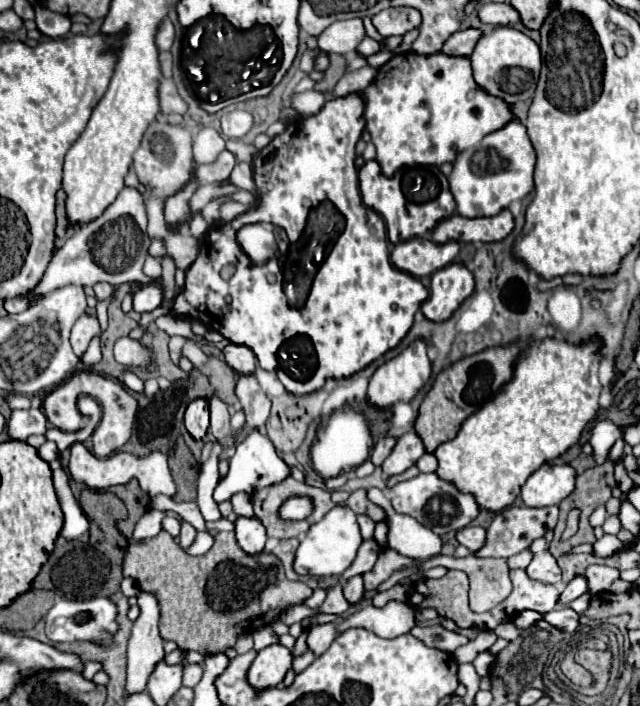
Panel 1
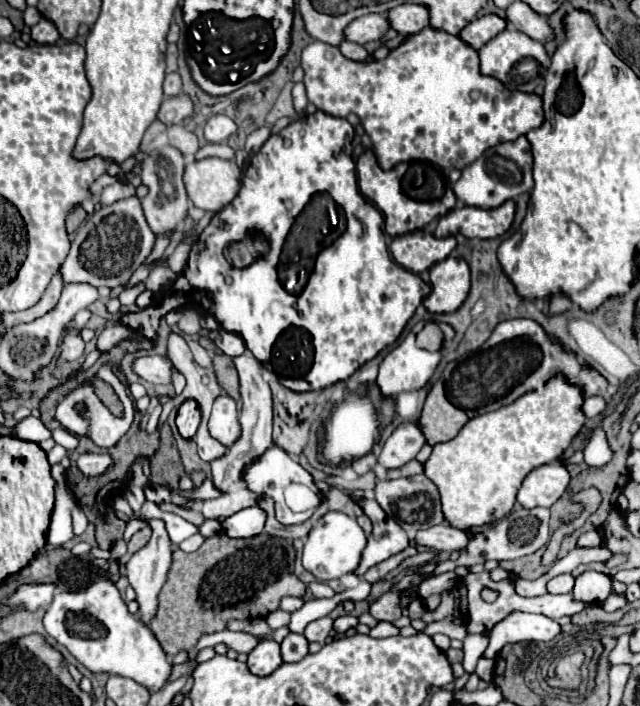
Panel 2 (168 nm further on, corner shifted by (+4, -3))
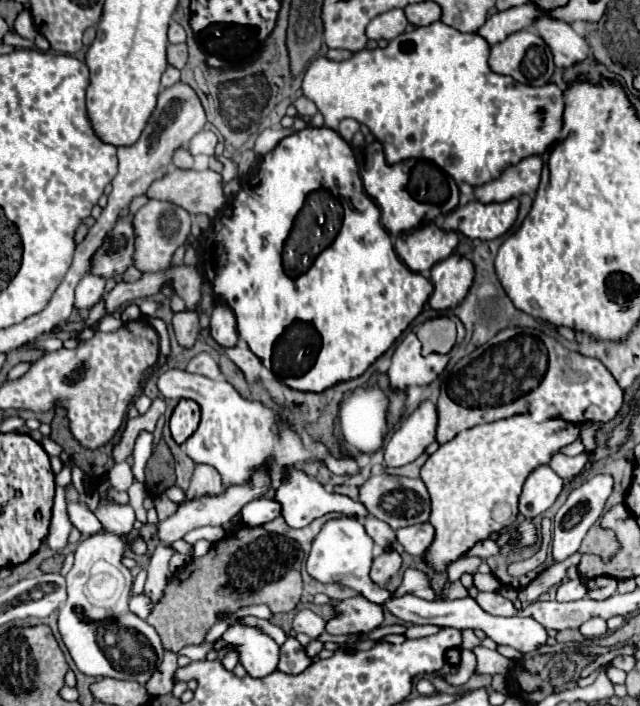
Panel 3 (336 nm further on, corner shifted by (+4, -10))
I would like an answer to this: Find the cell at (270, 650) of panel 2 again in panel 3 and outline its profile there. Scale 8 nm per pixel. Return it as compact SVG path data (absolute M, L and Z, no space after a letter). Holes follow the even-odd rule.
M242 622L230 624L216 640L214 650L220 652L222 646L234 646L240 664L254 678L268 676L278 666L278 644L256 626L246 626Z

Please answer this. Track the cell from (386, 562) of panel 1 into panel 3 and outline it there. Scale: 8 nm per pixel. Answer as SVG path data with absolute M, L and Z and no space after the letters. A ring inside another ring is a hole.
M396 550L382 552L380 556L374 558L370 578L372 578L378 586L386 586L386 582L400 570L400 564L402 564L402 558L400 558L400 554L398 554Z

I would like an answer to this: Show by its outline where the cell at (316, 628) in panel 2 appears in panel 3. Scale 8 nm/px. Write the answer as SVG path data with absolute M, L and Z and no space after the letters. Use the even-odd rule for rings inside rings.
M302 608L302 610L296 612L292 624L294 624L292 628L294 628L296 632L304 632L304 634L308 634L308 636L314 640L314 638L318 638L318 636L324 632L324 624L326 624L326 622L324 622L318 614L314 614L312 610Z

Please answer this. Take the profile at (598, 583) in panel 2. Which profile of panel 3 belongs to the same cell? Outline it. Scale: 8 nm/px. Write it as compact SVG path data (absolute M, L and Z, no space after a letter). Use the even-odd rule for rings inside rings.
M608 576L592 578L586 582L586 586L588 586L588 596L594 600L606 600L616 592L616 580Z

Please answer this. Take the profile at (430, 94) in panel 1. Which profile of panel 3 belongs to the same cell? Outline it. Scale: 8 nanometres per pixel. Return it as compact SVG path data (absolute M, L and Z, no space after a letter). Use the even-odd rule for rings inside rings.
M438 20L400 34L386 48L364 48L342 62L332 62L326 56L316 58L304 74L302 92L316 102L326 128L336 130L338 122L346 116L366 124L382 142L388 164L406 158L432 160L454 180L468 182L476 188L496 180L508 166L516 166L522 158L544 154L560 138L564 124L564 94L560 86L552 82L544 86L512 82L512 78L490 70L488 54L490 46L480 34L464 34Z

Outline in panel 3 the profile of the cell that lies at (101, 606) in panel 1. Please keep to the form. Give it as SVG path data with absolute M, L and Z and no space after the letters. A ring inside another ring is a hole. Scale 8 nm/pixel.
M108 502L94 512L102 530L84 538L76 548L76 560L68 572L68 600L60 608L58 628L62 640L86 676L110 676L120 680L134 680L146 684L162 662L162 642L156 630L128 610L132 592L132 574L122 564L128 532L136 522L130 504Z

